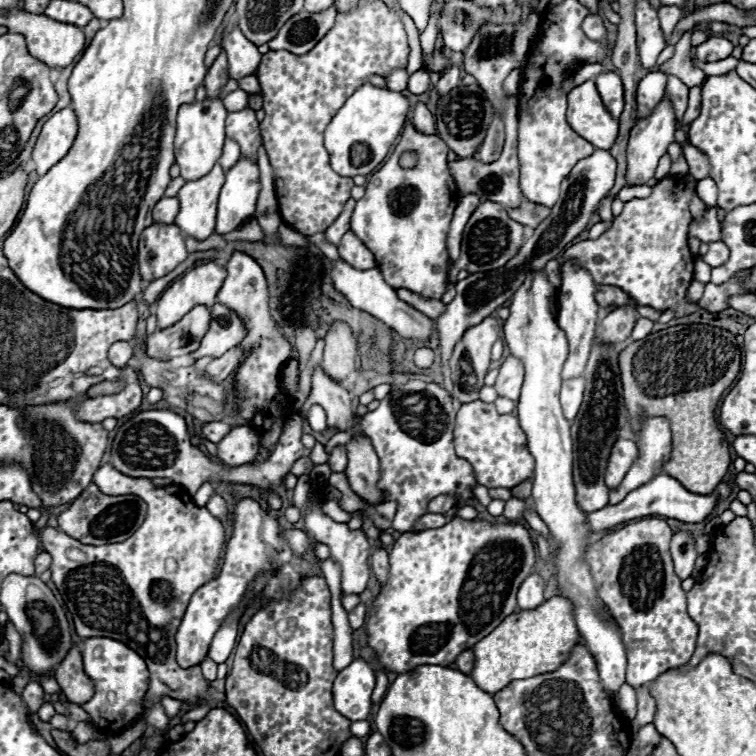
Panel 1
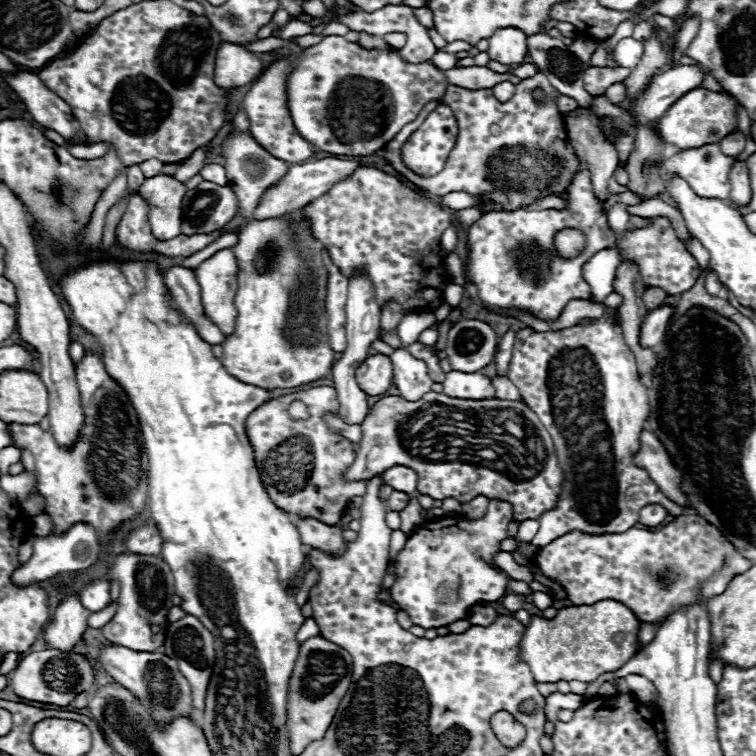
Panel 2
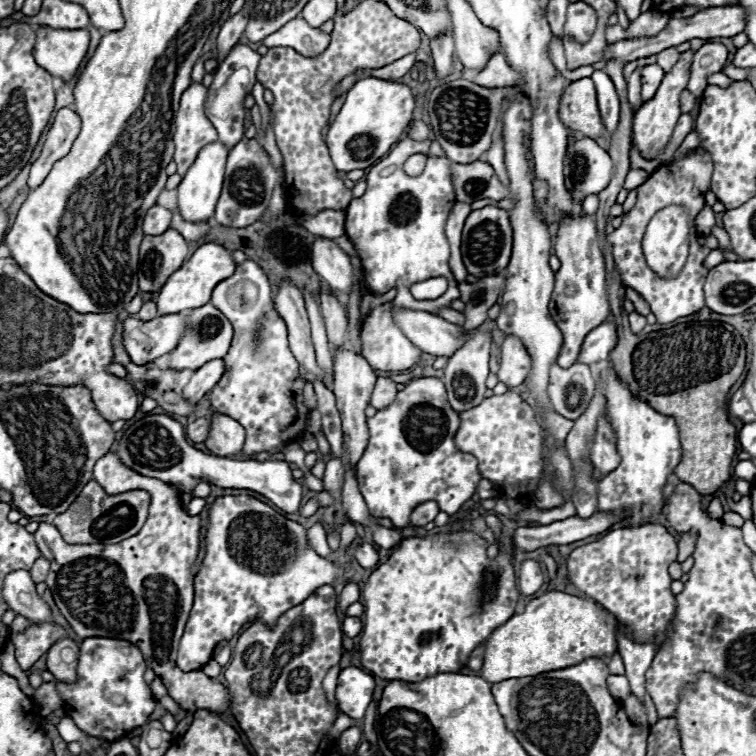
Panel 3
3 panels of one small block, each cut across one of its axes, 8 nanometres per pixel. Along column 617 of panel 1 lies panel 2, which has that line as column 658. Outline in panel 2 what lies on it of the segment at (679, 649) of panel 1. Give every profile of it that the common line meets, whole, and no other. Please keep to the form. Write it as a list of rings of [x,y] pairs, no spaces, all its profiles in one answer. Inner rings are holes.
[[[694,514],[680,516],[658,530],[630,528],[622,534],[584,534],[580,530],[572,530],[570,534],[556,538],[548,546],[542,546],[530,562],[536,562],[534,566],[548,580],[558,582],[566,590],[566,598],[576,606],[612,598],[634,610],[634,614],[642,622],[658,624],[672,610],[676,610],[682,604],[688,604],[698,596],[708,600],[716,594],[722,594],[736,574],[742,574],[752,566],[752,560],[744,558],[714,526],[710,526],[706,520]]]

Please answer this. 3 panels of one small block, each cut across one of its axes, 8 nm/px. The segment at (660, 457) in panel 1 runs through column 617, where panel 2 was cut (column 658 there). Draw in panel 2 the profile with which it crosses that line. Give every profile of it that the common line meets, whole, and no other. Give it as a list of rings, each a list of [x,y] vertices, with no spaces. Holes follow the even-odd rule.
[[[606,312],[588,326],[560,332],[518,330],[506,376],[550,432],[566,478],[558,508],[538,518],[540,530],[530,540],[532,546],[546,546],[574,528],[588,534],[622,534],[638,524],[638,512],[648,504],[666,506],[674,518],[686,514],[662,494],[644,468],[632,462],[650,406],[616,316]]]

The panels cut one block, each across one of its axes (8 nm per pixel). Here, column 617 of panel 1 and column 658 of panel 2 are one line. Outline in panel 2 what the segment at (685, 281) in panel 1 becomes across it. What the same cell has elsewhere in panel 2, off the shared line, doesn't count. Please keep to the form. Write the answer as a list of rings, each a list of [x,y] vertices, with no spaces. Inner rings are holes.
[[[662,216],[652,218],[652,226],[648,226],[648,228],[628,230],[624,234],[624,238],[618,242],[618,246],[620,246],[622,256],[626,256],[638,264],[642,282],[646,286],[664,288],[668,294],[682,294],[682,292],[690,290],[702,272],[698,262],[694,260],[694,256],[676,238],[670,222]]]

